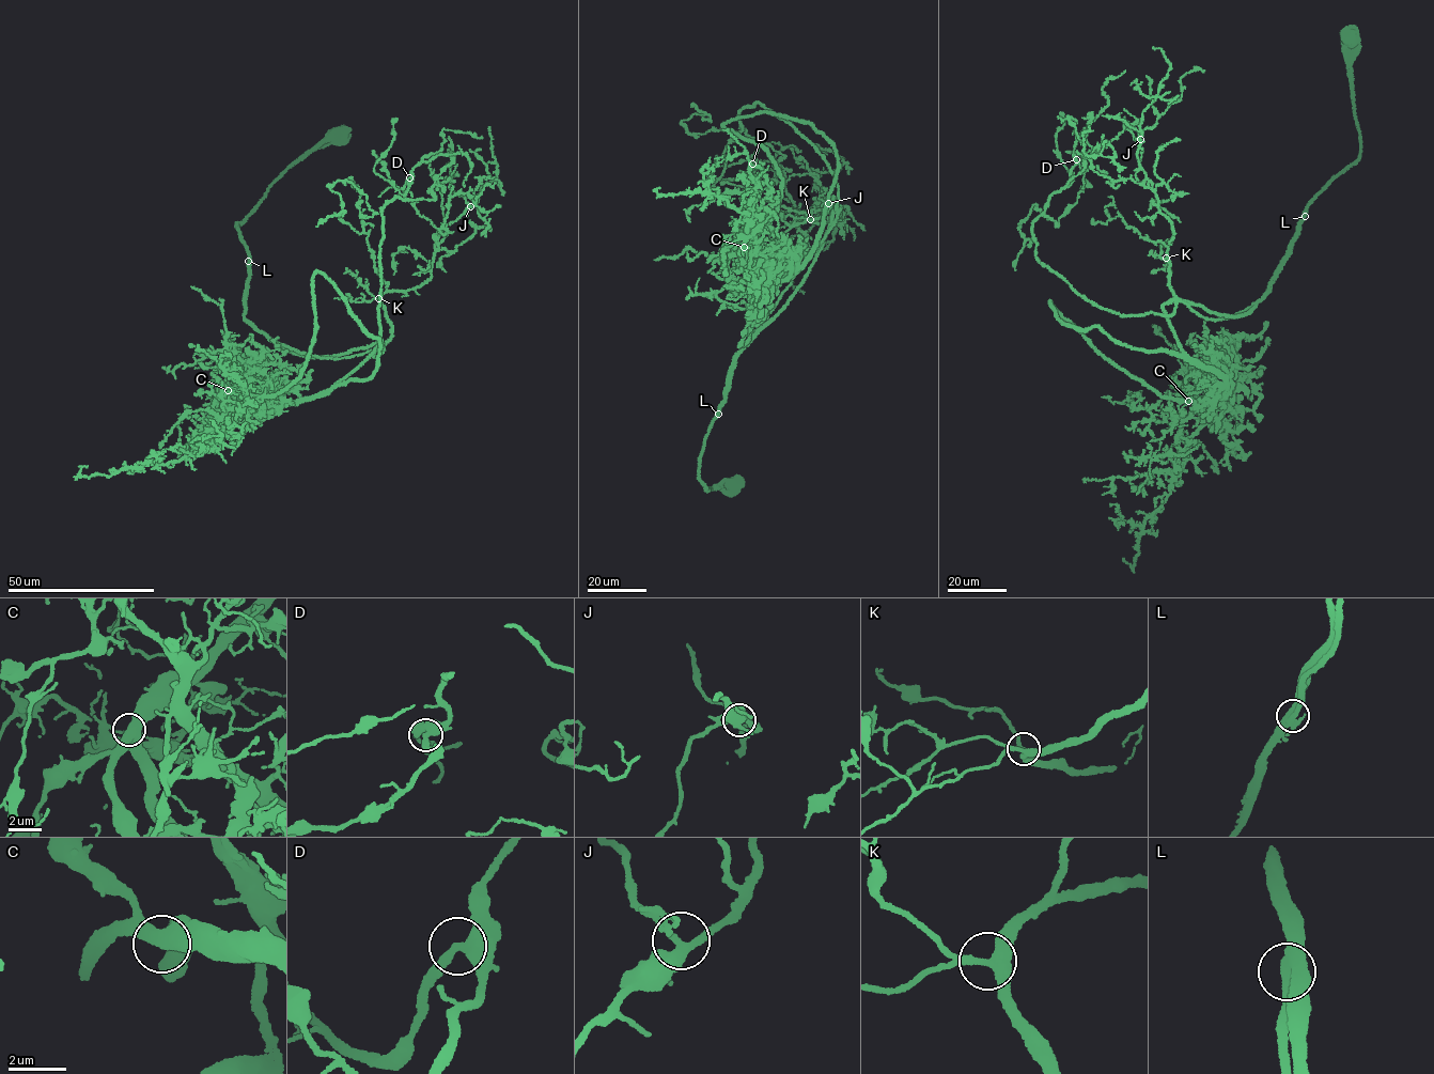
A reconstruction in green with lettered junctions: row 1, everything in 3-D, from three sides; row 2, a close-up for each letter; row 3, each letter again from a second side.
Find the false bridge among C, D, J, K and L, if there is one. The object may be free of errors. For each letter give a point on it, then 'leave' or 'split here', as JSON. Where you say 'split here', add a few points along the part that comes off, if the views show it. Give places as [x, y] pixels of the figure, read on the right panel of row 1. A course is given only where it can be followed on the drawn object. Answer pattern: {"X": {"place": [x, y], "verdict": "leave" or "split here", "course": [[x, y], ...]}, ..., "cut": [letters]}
{"C": {"place": [1188, 401], "verdict": "leave"}, "D": {"place": [1076, 159], "verdict": "leave"}, "J": {"place": [1140, 139], "verdict": "leave"}, "K": {"place": [1166, 258], "verdict": "leave"}, "L": {"place": [1305, 216], "verdict": "split here", "course": [[1305, 216], [1271, 291], [1227, 317], [1088, 301], [1039, 261], [1032, 222], [1125, 71]]}, "cut": ["L"]}

